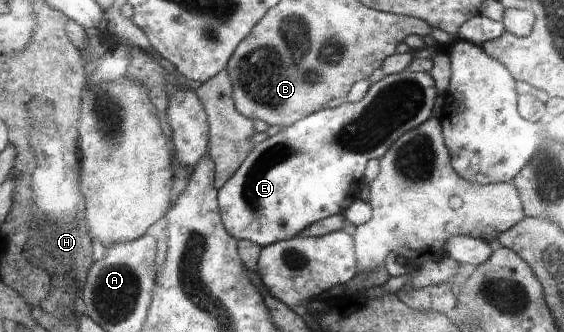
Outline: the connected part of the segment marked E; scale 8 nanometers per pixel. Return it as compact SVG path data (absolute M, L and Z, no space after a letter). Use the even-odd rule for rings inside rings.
M406 68L373 82L362 100L320 109L298 120L296 126L288 125L274 136L254 145L241 168L219 188L218 202L221 202L219 207L225 229L238 240L250 240L265 247L296 237L302 229L308 229L316 221L342 214L360 199L369 161L384 157L402 134L428 120L437 95L433 75Z

